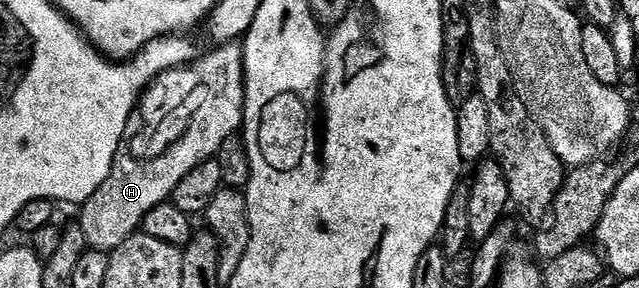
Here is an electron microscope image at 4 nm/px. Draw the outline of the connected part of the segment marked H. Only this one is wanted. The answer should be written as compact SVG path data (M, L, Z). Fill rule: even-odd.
M236 41L219 44L215 49L217 51L210 52L198 63L199 67L206 69L208 95L204 98L204 108L192 122L192 131L184 135L184 143L176 143L176 147L144 159L137 159L128 149L121 149L110 169L110 177L106 177L98 193L94 193L94 197L87 199L79 208L78 226L89 248L111 253L121 247L131 235L141 230L146 213L150 213L154 205L171 200L174 189L178 189L178 181L182 181L194 165L216 158L222 149L222 141L233 138L241 130L244 121L244 49Z

